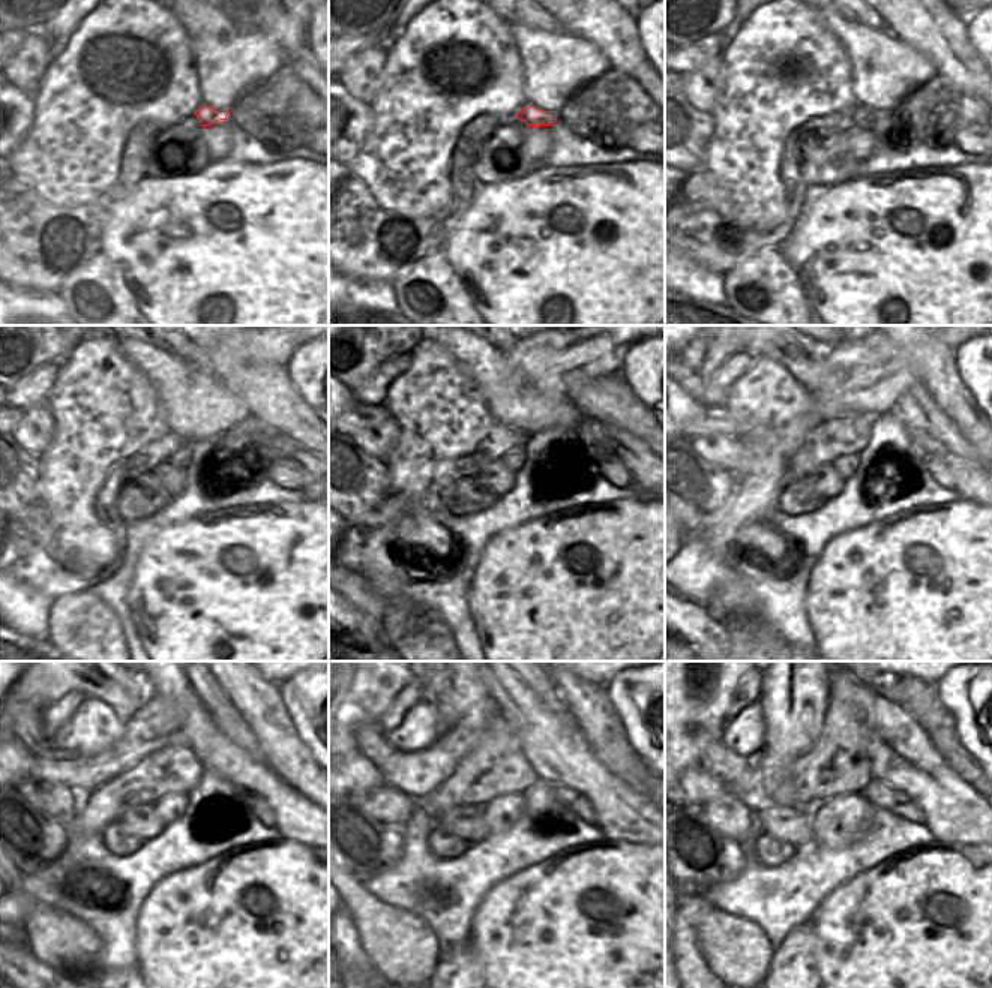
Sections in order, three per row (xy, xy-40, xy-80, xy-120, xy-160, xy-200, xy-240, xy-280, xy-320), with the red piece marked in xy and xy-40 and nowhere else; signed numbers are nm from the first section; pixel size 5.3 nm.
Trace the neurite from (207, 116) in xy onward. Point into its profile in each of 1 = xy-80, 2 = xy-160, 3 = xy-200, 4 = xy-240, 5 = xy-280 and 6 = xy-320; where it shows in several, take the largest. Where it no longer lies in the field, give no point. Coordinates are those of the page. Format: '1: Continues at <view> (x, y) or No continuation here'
1: Continues at xy-80 (860, 114)
2: Continues at xy-160 (515, 461)
3: Continues at xy-200 (845, 465)
4: Continues at xy-240 (171, 807)
5: Continues at xy-280 (500, 813)
6: Continues at xy-320 (838, 822).

